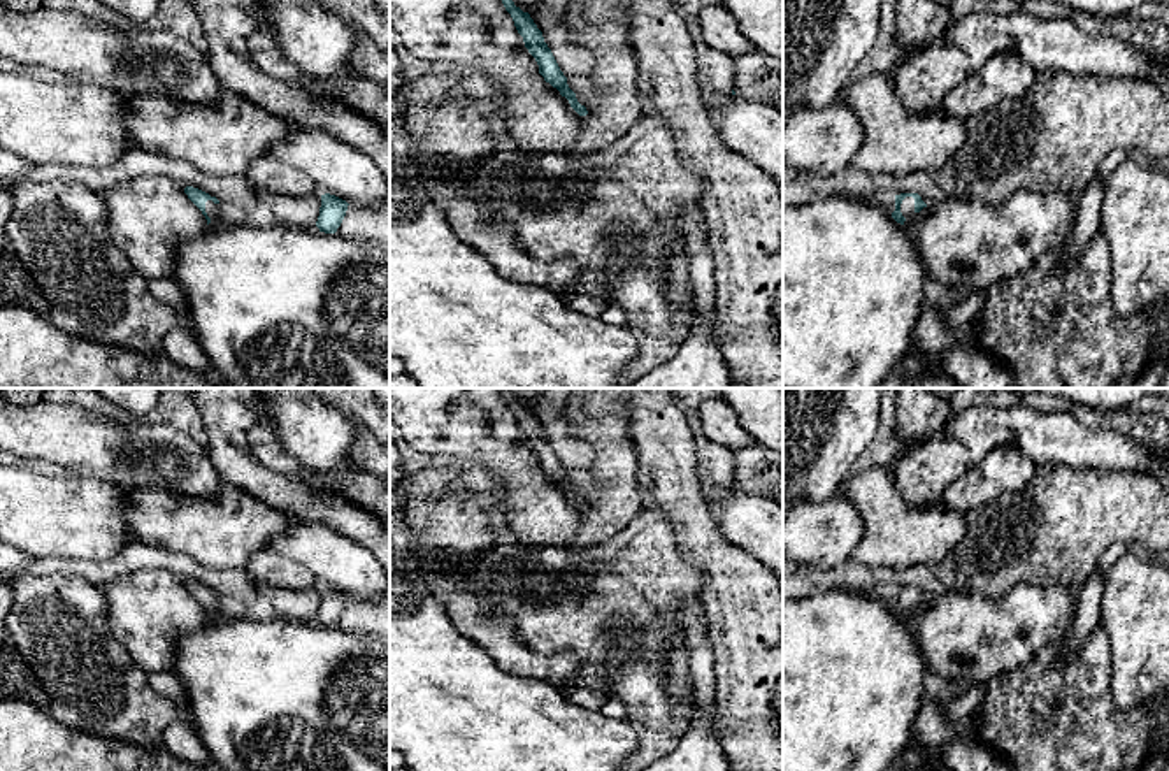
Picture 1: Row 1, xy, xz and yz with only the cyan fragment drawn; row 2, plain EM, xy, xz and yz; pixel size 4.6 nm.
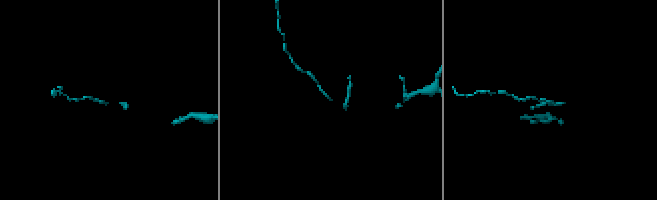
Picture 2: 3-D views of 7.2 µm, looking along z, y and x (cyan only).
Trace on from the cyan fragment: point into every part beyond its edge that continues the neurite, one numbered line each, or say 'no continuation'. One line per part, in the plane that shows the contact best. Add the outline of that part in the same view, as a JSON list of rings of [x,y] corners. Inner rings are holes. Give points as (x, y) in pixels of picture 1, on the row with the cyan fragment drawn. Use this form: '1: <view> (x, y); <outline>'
1: yz (908, 204); [[[906,197],[900,204],[900,213],[906,218],[906,221],[916,218],[916,216],[923,216],[930,211],[930,204],[927,204],[920,213],[914,211],[914,198],[913,197]],[[904,221],[904,223],[906,223]]]

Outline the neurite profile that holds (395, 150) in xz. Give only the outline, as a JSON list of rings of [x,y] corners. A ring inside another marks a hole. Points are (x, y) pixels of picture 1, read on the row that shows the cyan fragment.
[[[390,133],[390,358],[400,358],[420,388],[620,388],[621,372],[637,355],[637,339],[628,325],[614,327],[600,316],[577,313],[570,302],[541,285],[523,285],[500,276],[491,262],[460,241],[418,174],[404,162],[400,141]]]

